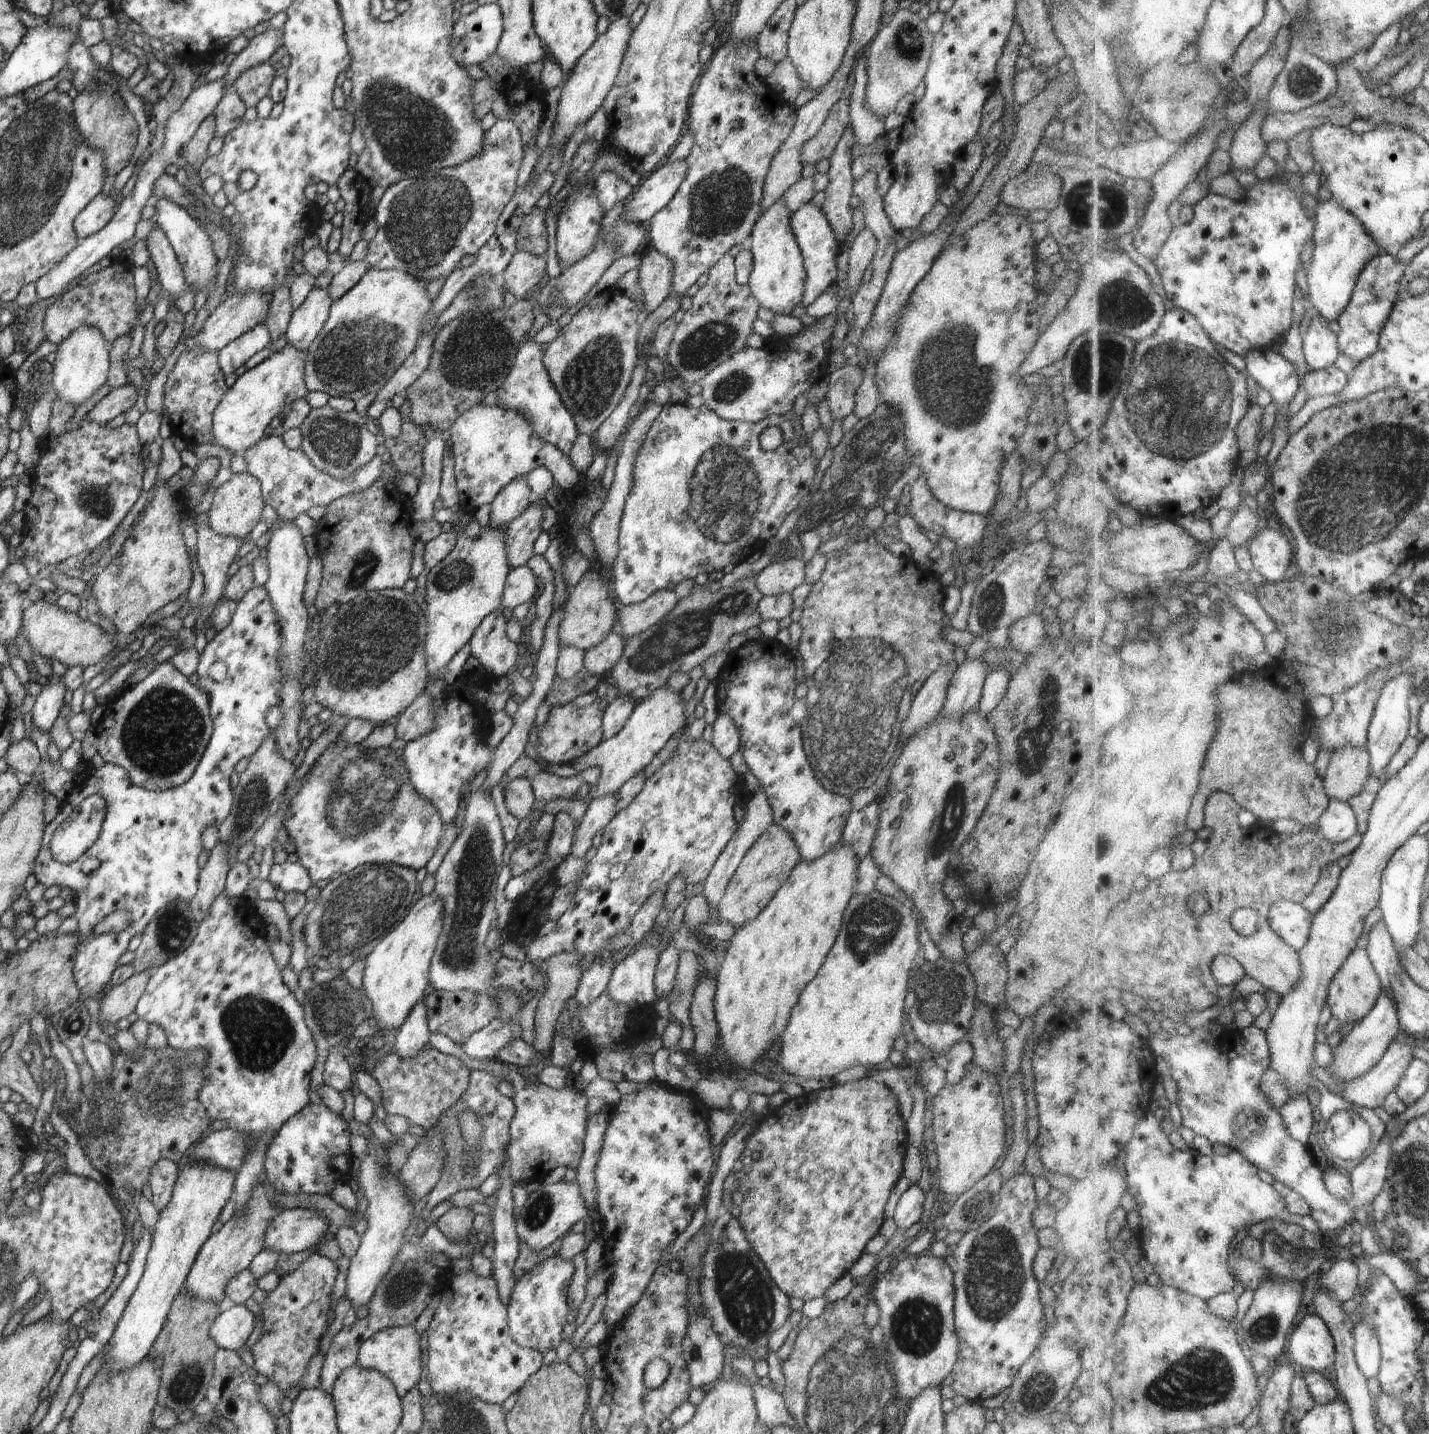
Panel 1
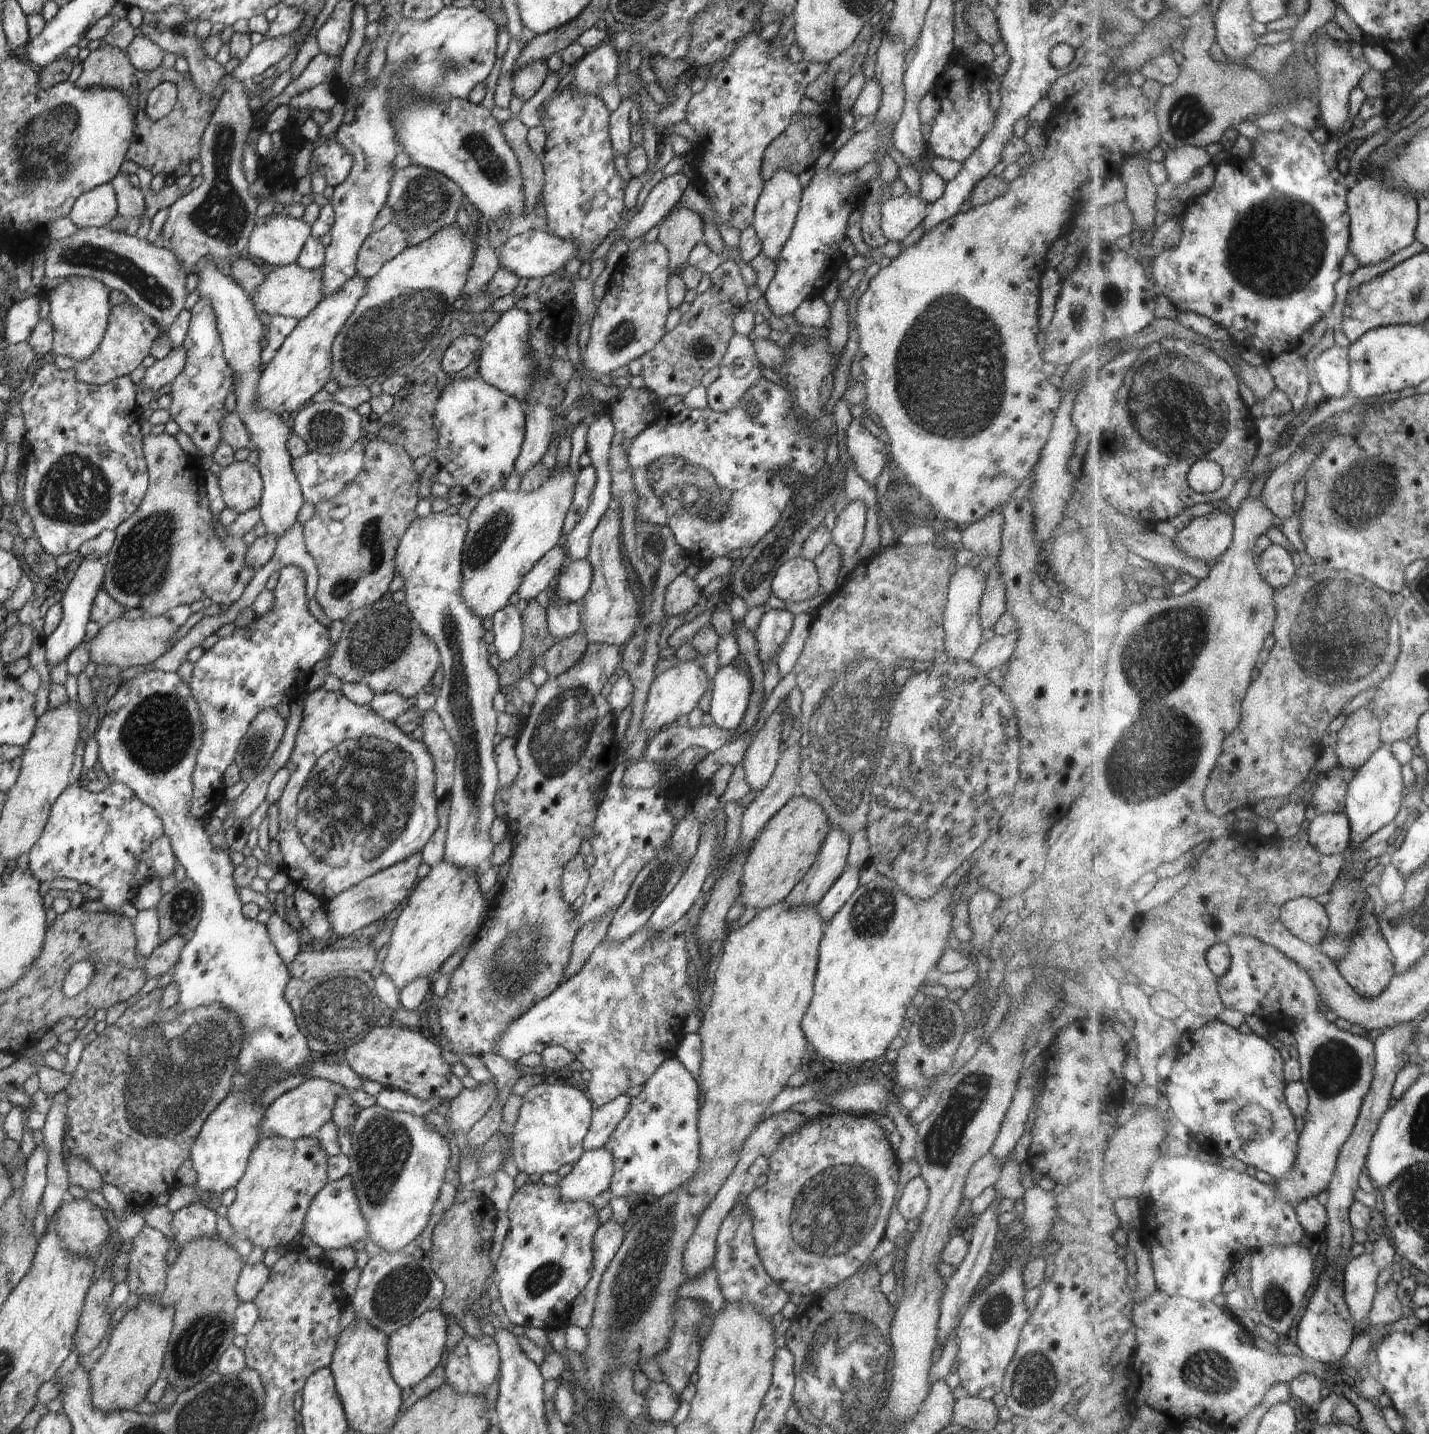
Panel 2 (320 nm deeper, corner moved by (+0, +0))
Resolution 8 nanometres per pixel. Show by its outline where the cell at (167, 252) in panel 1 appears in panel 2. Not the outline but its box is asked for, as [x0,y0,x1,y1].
[110,171,146,222]

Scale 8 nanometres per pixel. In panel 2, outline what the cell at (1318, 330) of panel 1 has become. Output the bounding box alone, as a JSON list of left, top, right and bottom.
[1315,344,1352,398]

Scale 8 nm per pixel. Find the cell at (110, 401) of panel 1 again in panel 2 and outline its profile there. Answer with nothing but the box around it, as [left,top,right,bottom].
[136,345,186,392]

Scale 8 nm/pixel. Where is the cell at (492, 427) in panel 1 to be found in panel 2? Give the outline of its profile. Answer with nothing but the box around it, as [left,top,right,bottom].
[431,376,525,498]

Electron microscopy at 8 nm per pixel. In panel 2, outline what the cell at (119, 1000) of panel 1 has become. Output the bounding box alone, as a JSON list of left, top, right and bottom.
[145,935,187,980]

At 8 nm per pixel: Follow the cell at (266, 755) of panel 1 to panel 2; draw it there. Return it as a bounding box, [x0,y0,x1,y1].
[234,709,285,783]

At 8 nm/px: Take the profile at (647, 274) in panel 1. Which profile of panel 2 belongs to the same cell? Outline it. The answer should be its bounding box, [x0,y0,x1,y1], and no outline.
[657,207,705,273]

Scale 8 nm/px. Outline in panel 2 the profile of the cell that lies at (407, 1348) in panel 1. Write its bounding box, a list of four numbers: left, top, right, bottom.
[387,1308,447,1389]

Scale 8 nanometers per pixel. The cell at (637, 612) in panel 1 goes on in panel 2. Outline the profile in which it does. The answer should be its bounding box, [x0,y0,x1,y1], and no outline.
[663,572,702,617]

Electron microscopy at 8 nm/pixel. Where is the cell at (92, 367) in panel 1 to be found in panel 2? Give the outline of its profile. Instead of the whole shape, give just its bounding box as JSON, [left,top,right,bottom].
[42,277,111,361]

